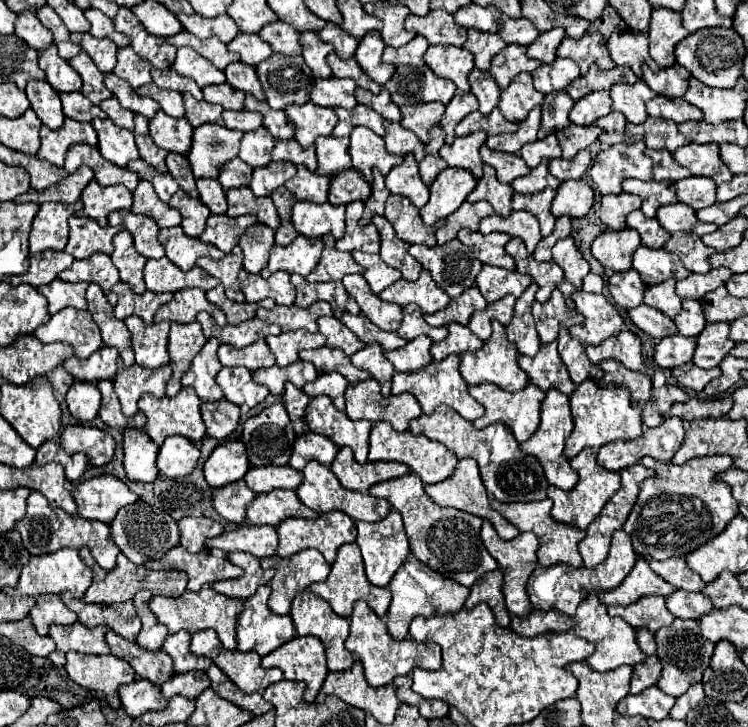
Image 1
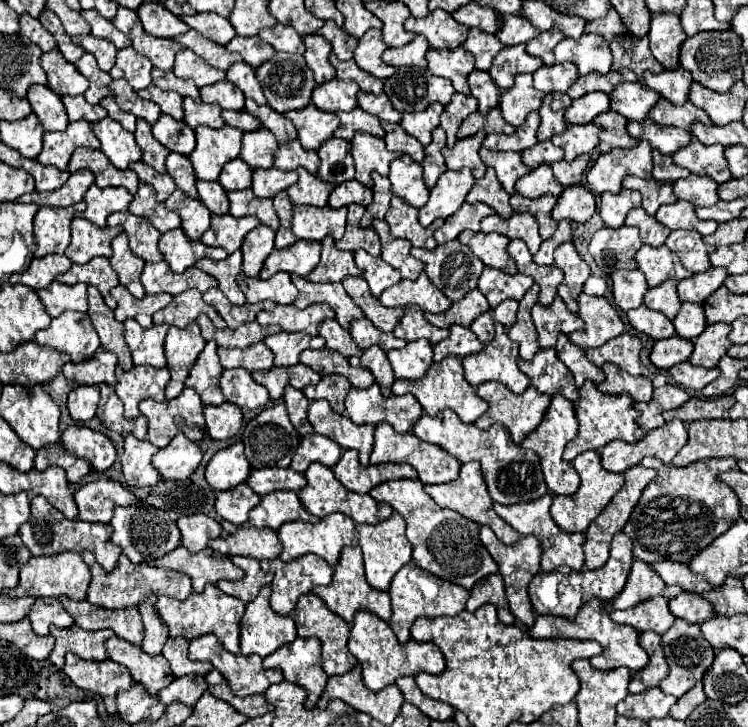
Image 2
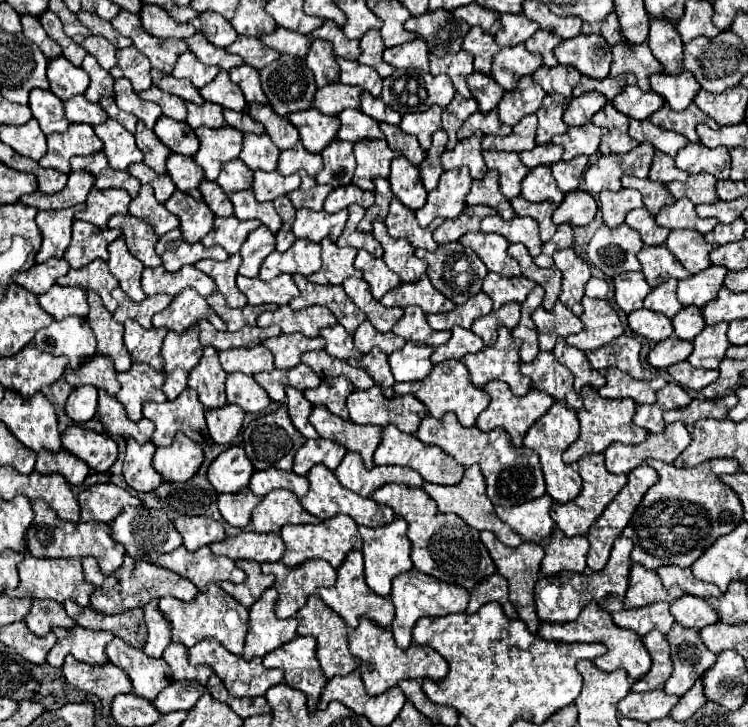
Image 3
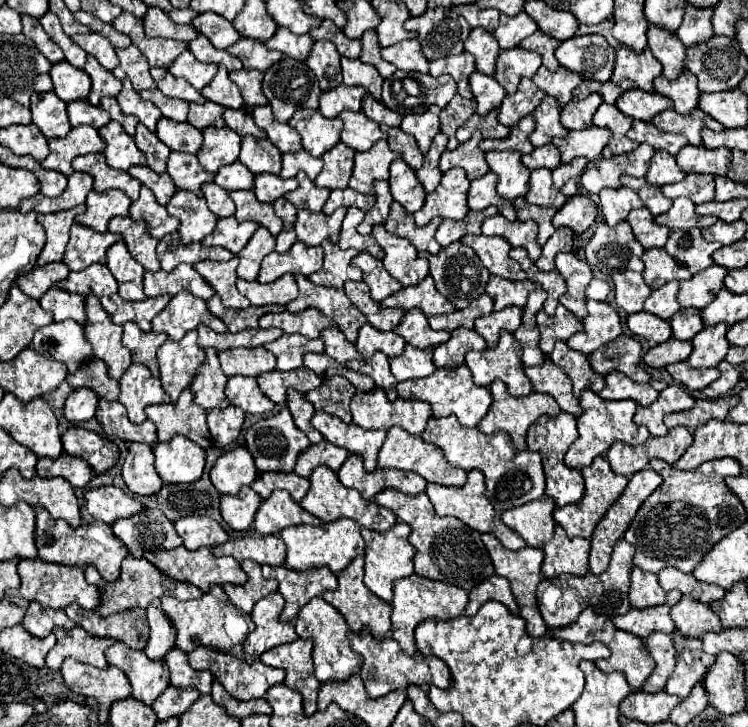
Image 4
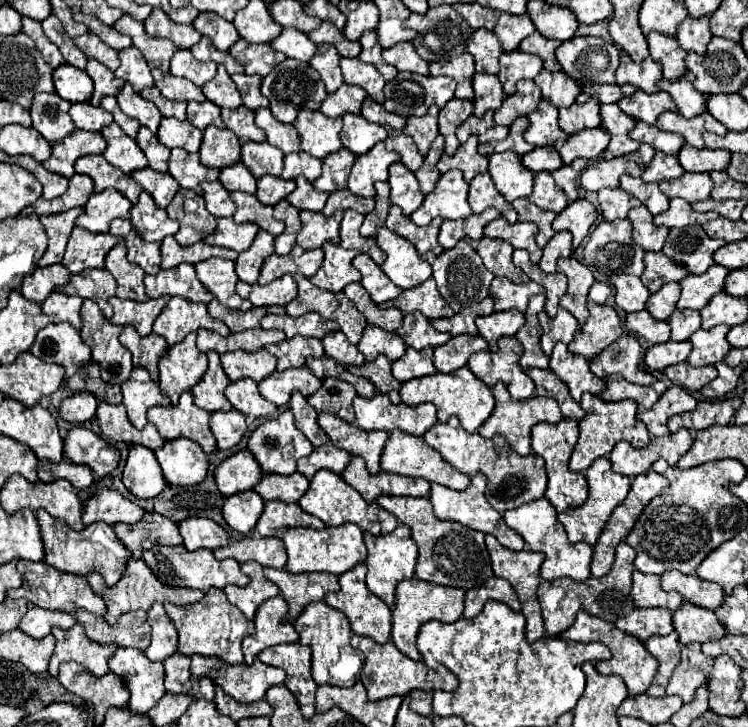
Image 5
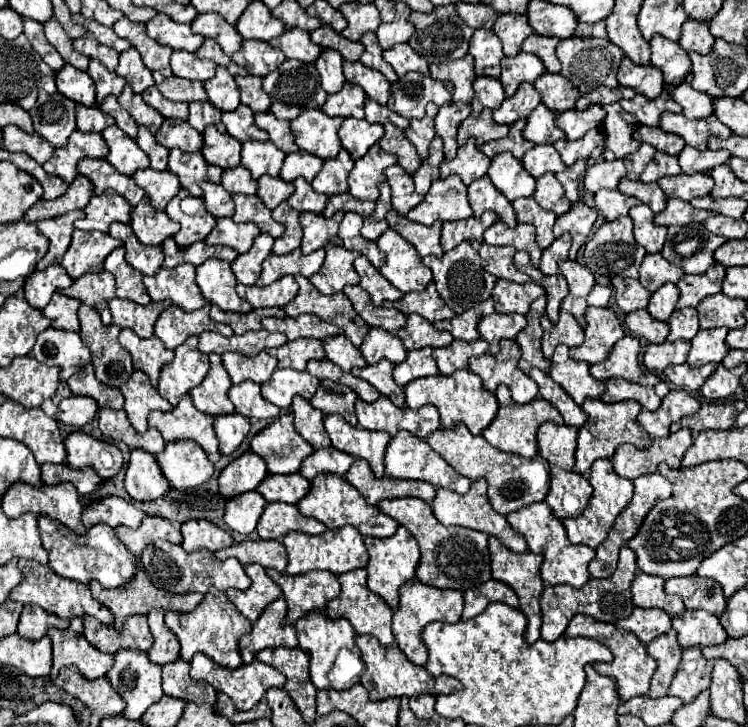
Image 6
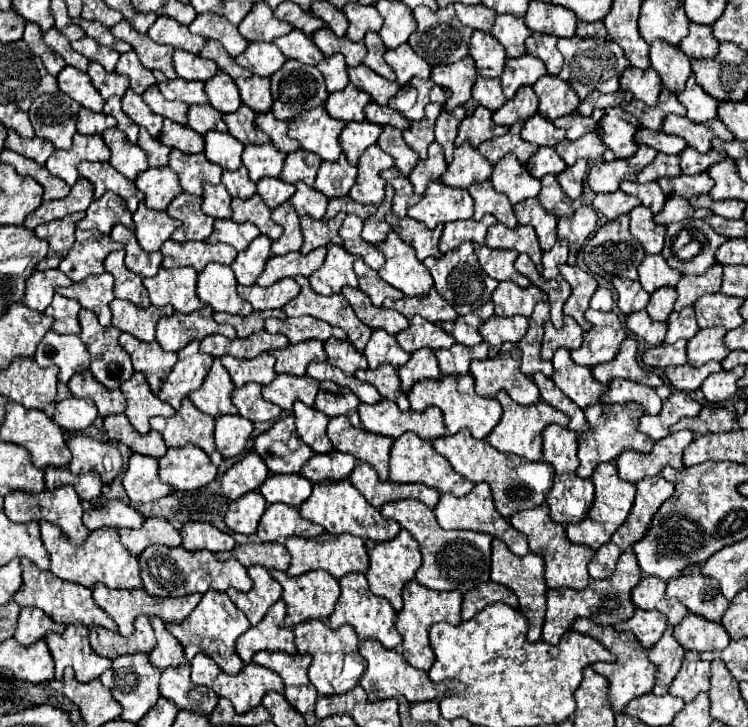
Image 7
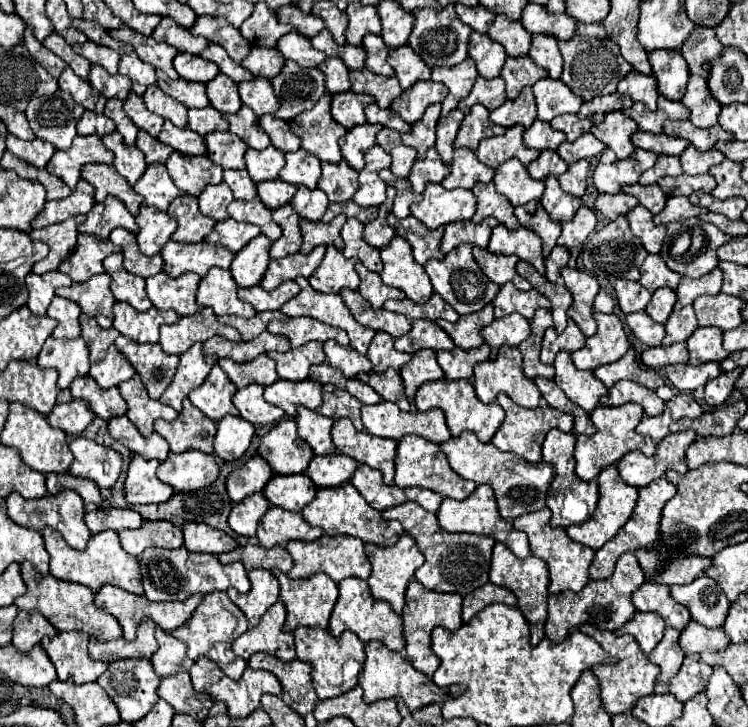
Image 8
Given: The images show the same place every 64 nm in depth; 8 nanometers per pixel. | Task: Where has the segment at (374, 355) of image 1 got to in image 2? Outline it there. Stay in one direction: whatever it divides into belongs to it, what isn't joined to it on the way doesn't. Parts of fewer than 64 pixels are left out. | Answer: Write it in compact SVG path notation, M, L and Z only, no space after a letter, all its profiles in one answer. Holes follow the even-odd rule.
M374 344L372 348L364 350L360 354L360 366L374 374L374 378L380 384L384 396L392 396L390 388L392 388L392 382L394 382L394 372L392 372L392 366L388 364L386 352L380 346Z

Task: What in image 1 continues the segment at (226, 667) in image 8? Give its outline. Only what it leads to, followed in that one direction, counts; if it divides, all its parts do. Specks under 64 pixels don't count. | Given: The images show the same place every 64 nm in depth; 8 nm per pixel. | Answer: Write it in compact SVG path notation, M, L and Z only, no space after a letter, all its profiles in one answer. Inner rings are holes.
M210 586L200 588L198 592L186 590L180 598L166 598L166 596L154 596L150 602L150 610L162 622L170 634L176 634L178 630L190 630L192 634L198 630L214 628L224 648L234 650L236 648L236 616L242 612L242 600L228 598L224 594L214 592Z

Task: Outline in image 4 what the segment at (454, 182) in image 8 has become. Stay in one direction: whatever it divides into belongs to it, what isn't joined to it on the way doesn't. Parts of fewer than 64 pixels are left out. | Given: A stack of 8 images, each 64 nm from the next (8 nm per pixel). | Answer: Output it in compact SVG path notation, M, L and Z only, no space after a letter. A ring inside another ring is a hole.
M474 132L470 136L470 140L458 144L456 150L452 150L452 152L446 150L440 156L440 170L448 172L450 168L464 168L468 174L468 180L476 180L478 176L484 176L490 168L486 164L484 152L478 148L480 140L482 140L480 132Z

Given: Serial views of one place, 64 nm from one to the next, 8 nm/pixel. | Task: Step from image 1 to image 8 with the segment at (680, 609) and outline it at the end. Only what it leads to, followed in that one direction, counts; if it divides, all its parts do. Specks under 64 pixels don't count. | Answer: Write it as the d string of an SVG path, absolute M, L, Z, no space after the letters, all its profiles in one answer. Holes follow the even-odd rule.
M690 620L686 628L680 632L680 646L686 654L700 654L700 652L720 652L728 648L730 640L724 628L704 628Z

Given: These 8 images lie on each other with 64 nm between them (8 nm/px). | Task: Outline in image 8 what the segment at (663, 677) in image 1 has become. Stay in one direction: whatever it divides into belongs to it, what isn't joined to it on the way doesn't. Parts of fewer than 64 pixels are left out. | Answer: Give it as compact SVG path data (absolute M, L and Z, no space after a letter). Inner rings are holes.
M690 654L684 658L682 668L670 680L670 694L674 694L680 702L690 700L698 692L704 692L708 680L712 676L712 666L700 660L700 654Z

